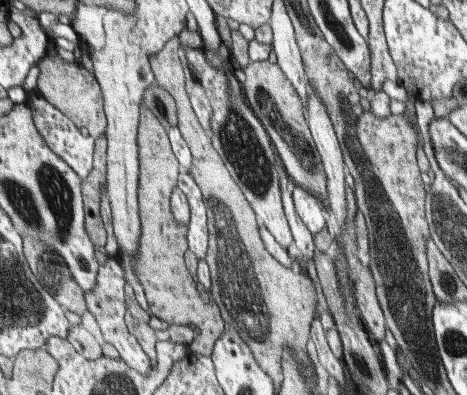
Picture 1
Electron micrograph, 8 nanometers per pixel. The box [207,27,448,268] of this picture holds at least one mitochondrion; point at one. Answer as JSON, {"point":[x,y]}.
{"point":[235,134]}

